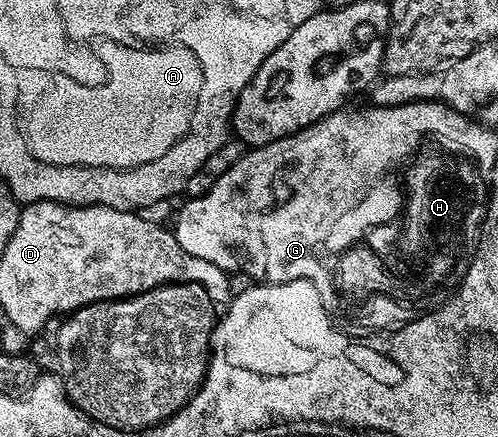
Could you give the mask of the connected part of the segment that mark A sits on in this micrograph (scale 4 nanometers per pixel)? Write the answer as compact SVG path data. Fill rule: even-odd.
M170 43L159 53L150 53L150 57L142 53L142 61L108 60L108 73L114 76L114 81L110 81L106 89L78 89L78 85L70 85L70 81L54 81L54 89L30 89L30 93L22 93L22 129L26 129L26 141L30 141L28 149L34 149L36 159L49 165L81 165L88 169L135 169L144 163L158 161L164 151L171 149L188 132L202 90L202 68L192 50Z

